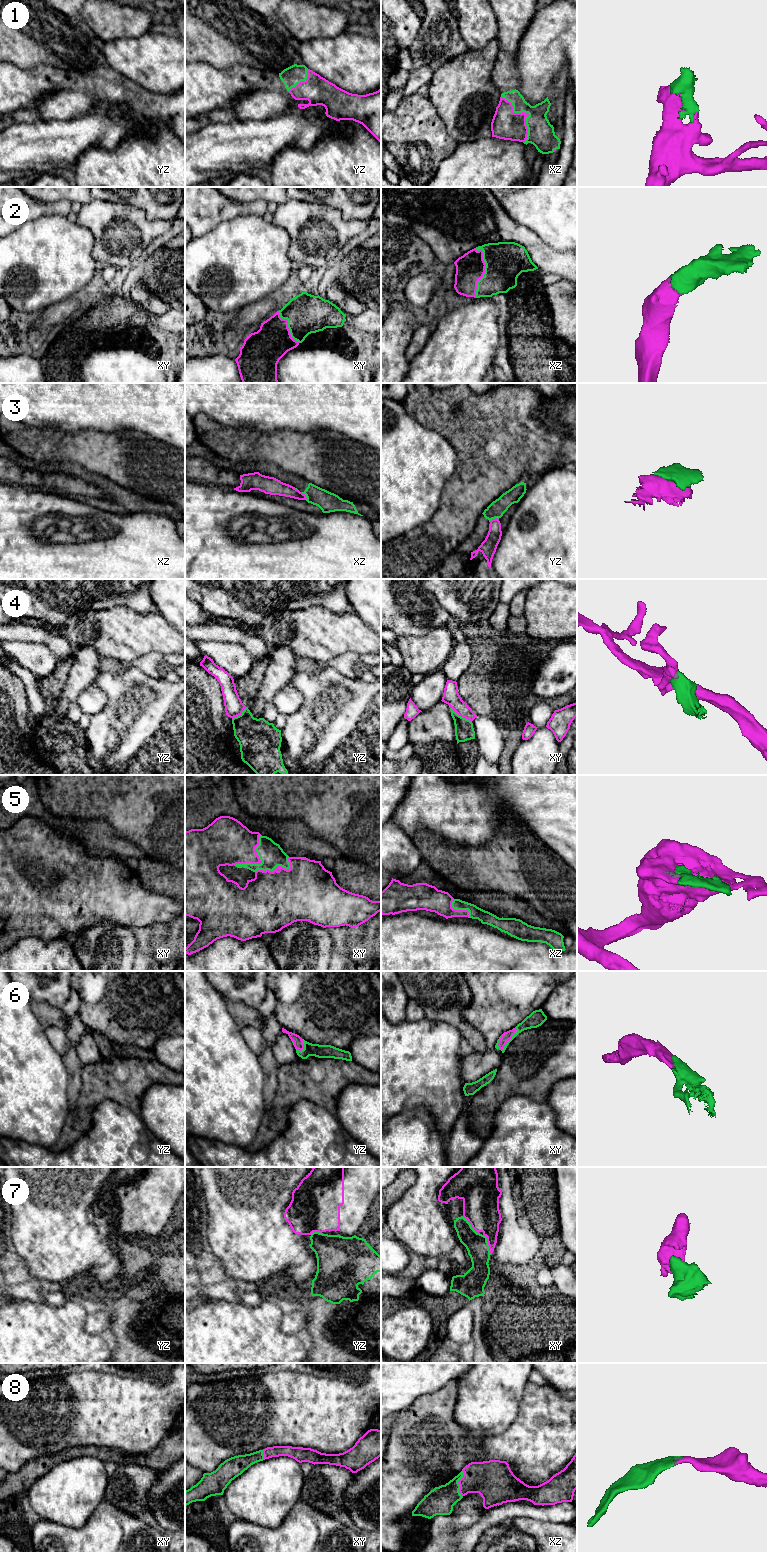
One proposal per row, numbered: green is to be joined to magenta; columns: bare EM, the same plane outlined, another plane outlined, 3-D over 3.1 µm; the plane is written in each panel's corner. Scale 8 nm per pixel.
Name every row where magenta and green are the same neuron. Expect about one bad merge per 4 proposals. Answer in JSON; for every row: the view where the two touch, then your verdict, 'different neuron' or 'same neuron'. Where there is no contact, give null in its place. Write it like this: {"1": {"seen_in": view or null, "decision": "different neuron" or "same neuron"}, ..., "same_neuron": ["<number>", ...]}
{"1": {"seen_in": "xz", "decision": "same neuron"}, "2": {"seen_in": "xz", "decision": "same neuron"}, "3": {"seen_in": "yz", "decision": "different neuron"}, "4": {"seen_in": "xy", "decision": "different neuron"}, "5": {"seen_in": "xy", "decision": "same neuron"}, "6": {"seen_in": "xy", "decision": "same neuron"}, "7": {"seen_in": "xy", "decision": "same neuron"}, "8": {"seen_in": "xz", "decision": "same neuron"}, "same_neuron": ["1", "2", "5", "6", "7", "8"]}

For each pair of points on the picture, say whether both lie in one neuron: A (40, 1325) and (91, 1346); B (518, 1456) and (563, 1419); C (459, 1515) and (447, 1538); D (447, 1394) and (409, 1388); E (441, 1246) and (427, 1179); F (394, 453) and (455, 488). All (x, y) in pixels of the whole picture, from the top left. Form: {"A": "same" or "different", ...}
{"A": "same", "B": "same", "C": "different", "D": "different", "E": "same", "F": "different"}

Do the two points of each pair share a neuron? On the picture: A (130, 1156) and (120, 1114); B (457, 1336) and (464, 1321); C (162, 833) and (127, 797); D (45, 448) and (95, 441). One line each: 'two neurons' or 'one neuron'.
A: one neuron
B: one neuron
C: one neuron
D: one neuron

